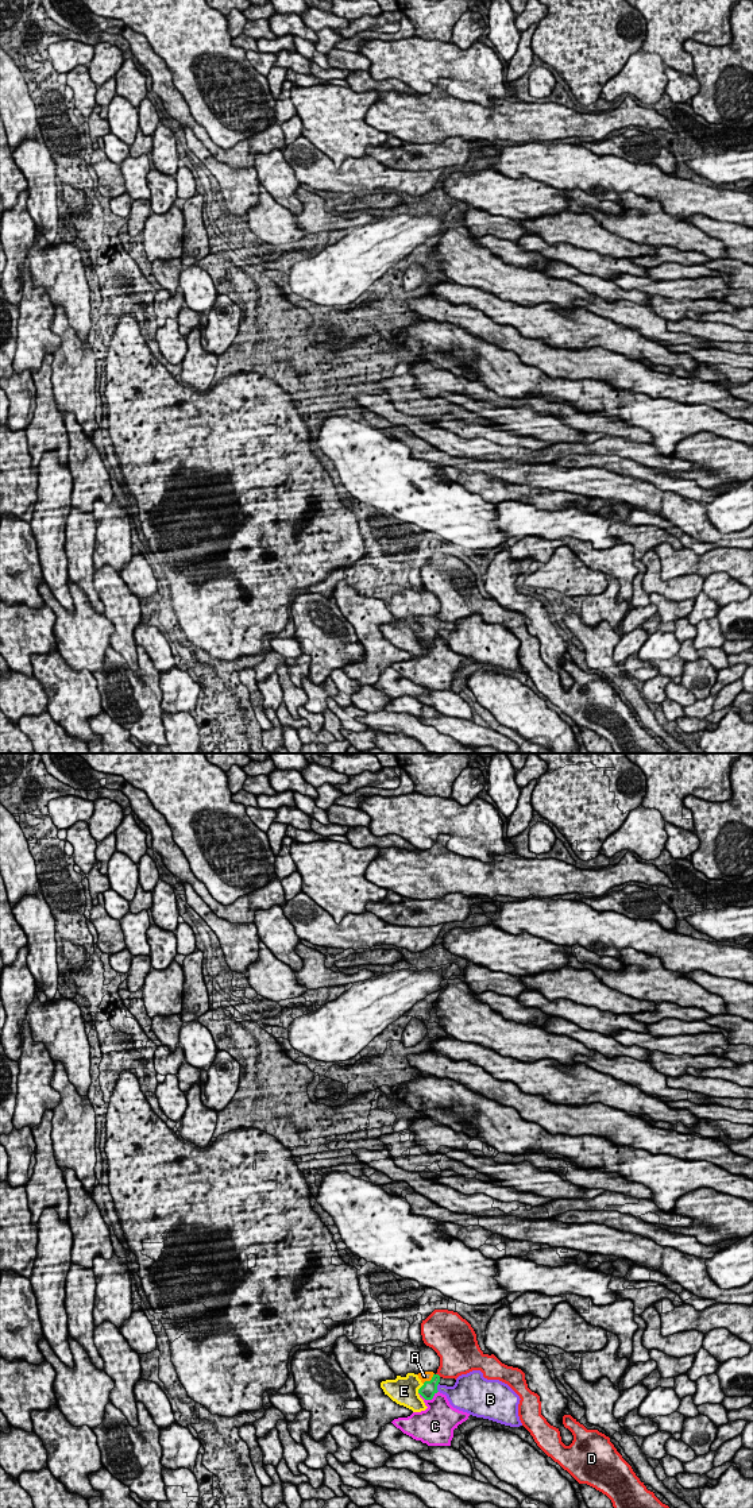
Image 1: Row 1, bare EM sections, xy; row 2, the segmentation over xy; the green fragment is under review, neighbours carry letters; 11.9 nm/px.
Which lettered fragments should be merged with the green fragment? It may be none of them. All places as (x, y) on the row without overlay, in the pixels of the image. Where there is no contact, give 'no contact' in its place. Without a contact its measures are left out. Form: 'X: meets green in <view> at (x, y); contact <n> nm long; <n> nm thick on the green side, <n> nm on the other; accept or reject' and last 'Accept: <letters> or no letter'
A: meets green in xy at (431, 624); contact 190 nm long; 180 nm thick on the green side, 130 nm on the other; accept
B: meets green in xy at (436, 632); contact 100 nm long; 180 nm thick on the green side, 220 nm on the other; reject
C: meets green in xy at (428, 643); contact 240 nm long; 180 nm thick on the green side, 360 nm on the other; reject
D: meets green in xy at (437, 618); contact 70 nm long; 180 nm thick on the green side, 360 nm on the other; reject
E: meets green in xy at (420, 632); contact 140 nm long; 180 nm thick on the green side, 340 nm on the other; reject
Accept: A

